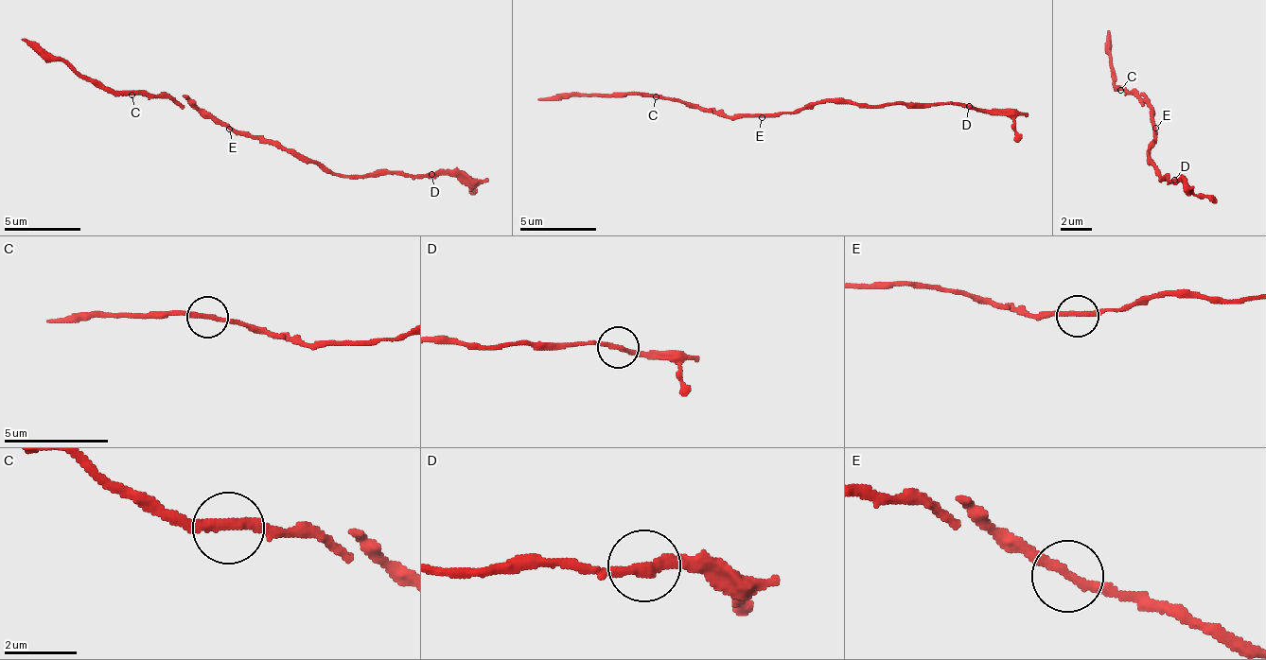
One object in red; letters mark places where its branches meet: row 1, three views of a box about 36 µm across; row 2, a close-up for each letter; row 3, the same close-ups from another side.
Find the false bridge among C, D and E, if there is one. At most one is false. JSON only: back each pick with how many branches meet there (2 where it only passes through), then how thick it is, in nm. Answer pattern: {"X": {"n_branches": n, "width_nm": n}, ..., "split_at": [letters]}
{"split_at": []}

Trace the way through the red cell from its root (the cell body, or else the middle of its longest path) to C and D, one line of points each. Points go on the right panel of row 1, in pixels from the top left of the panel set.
C: (1154, 136), (1150, 124), (1151, 108), (1130, 92), (1121, 91)
D: (1154, 136), (1149, 148), (1154, 168), (1163, 177), (1159, 177), (1174, 180)

